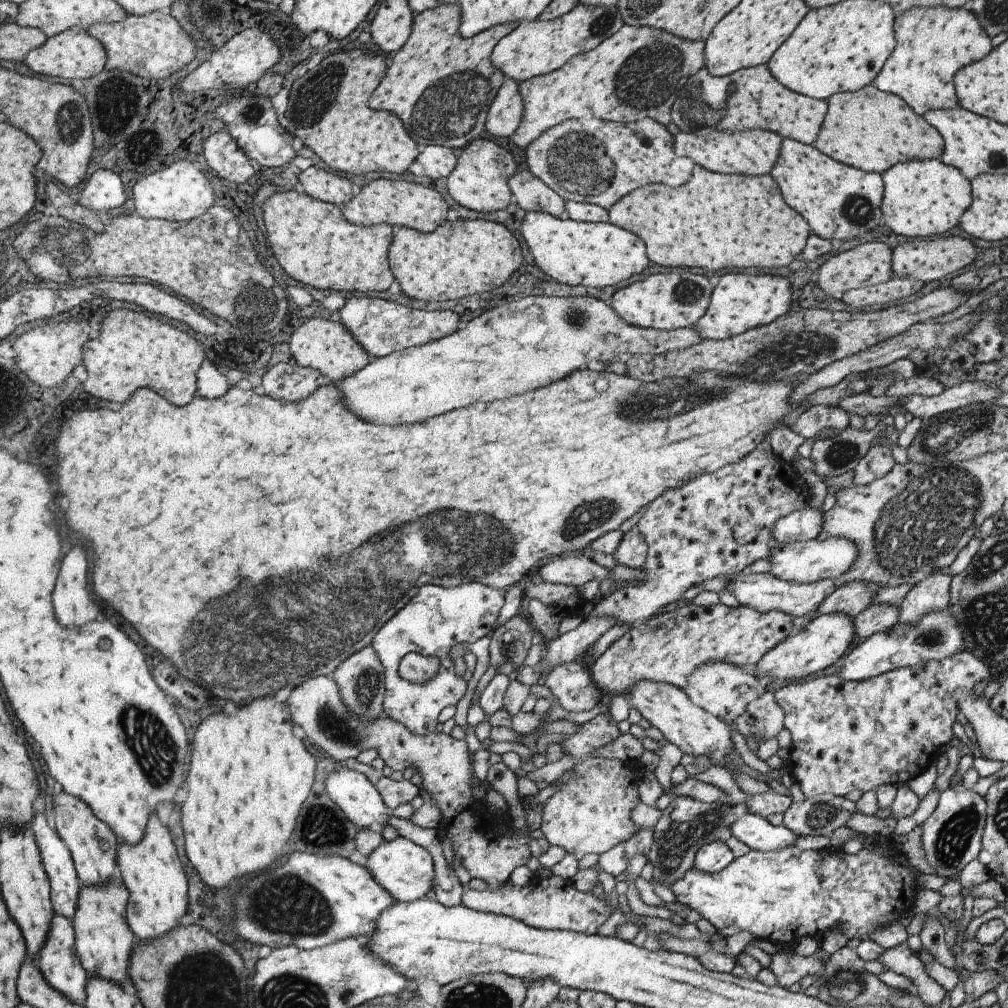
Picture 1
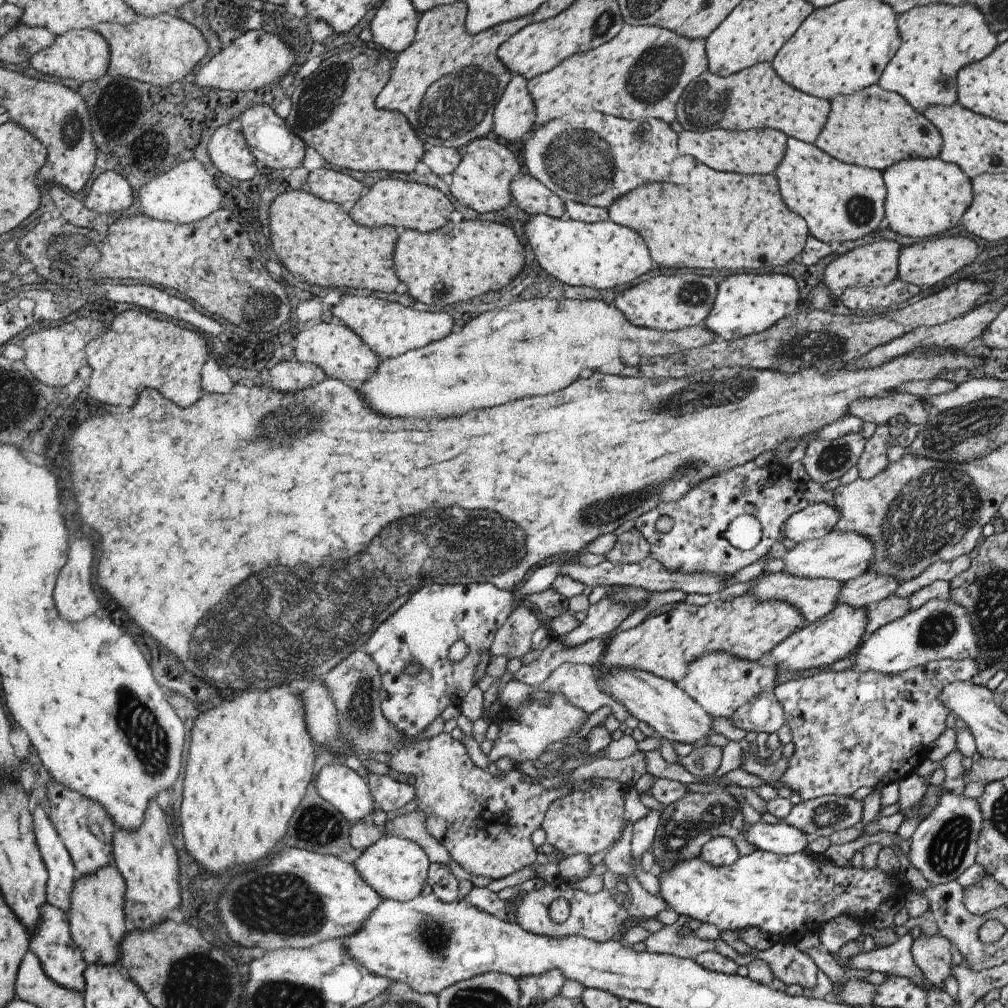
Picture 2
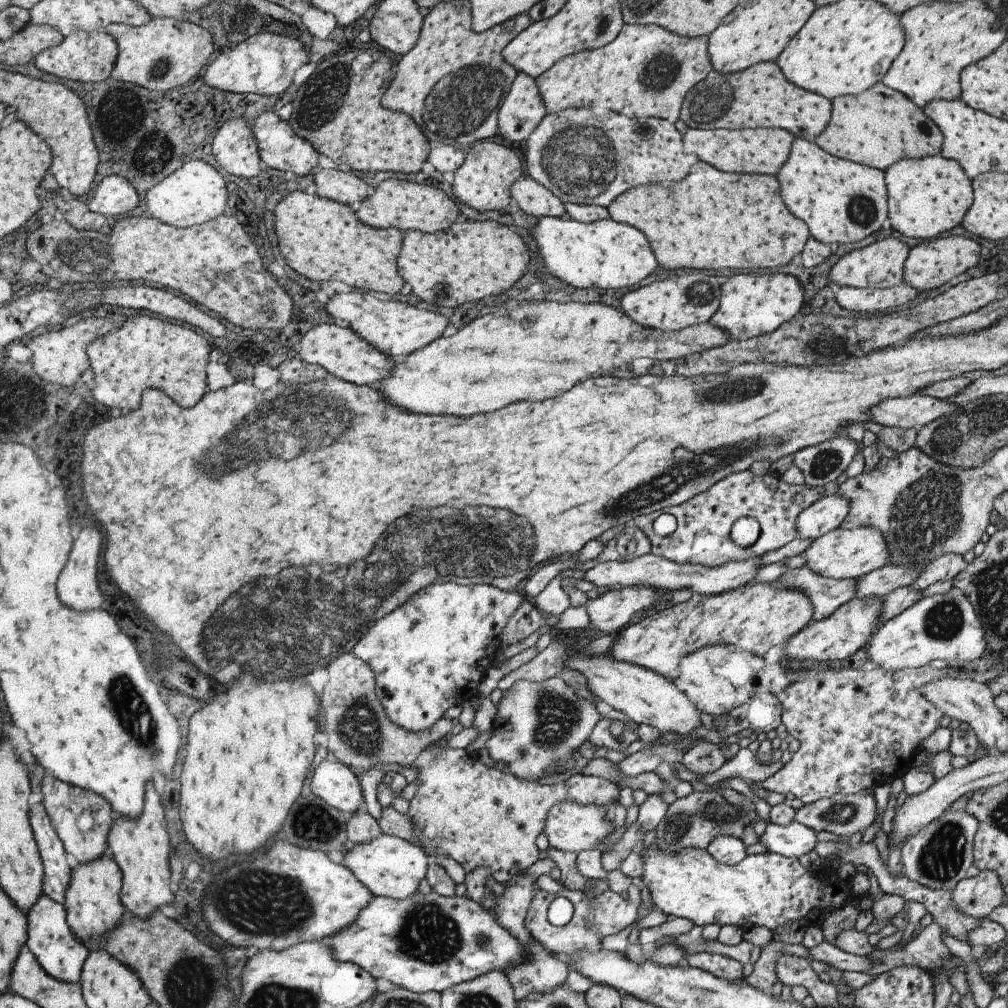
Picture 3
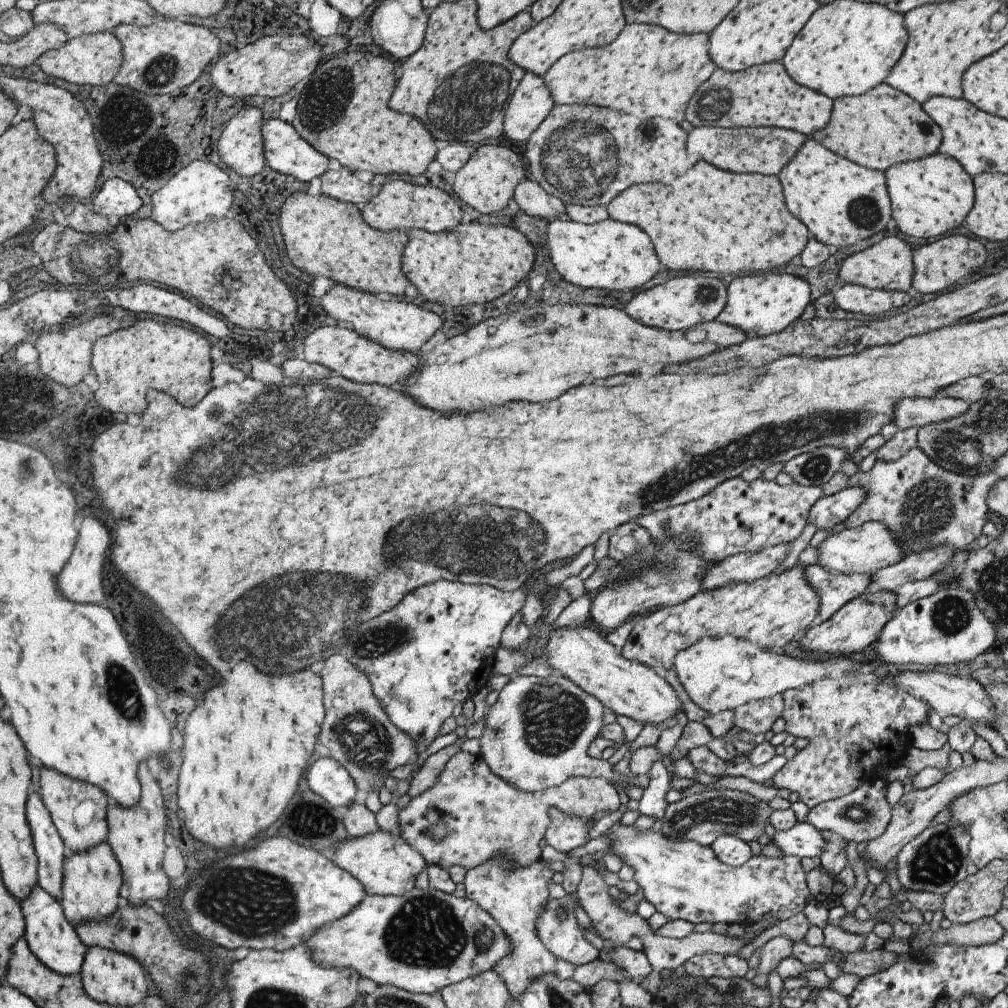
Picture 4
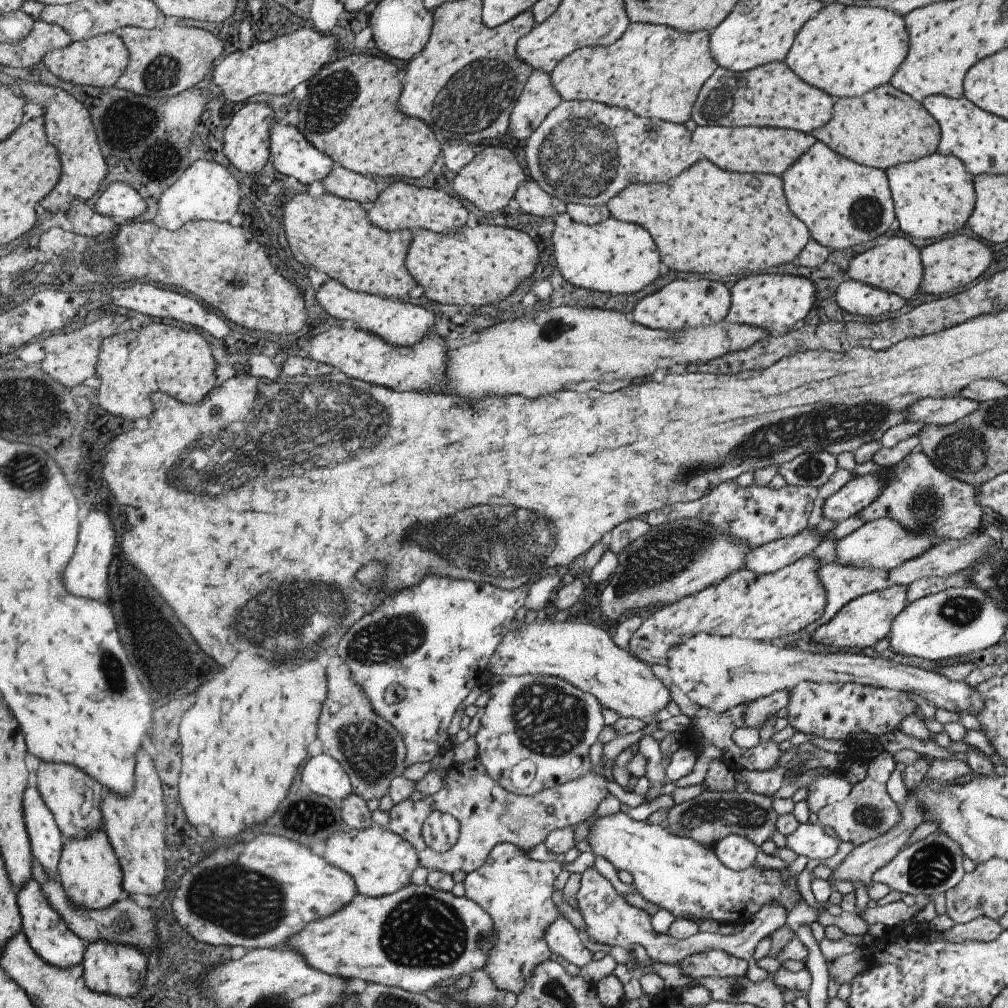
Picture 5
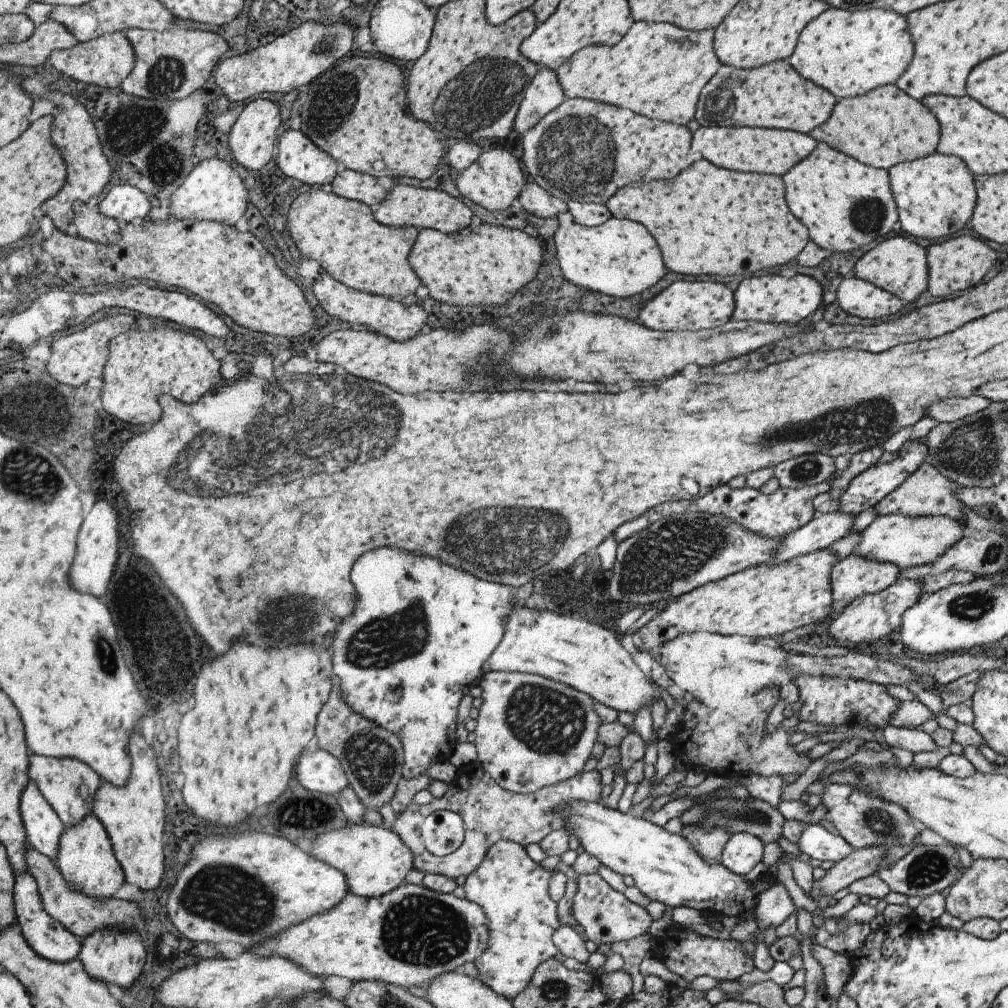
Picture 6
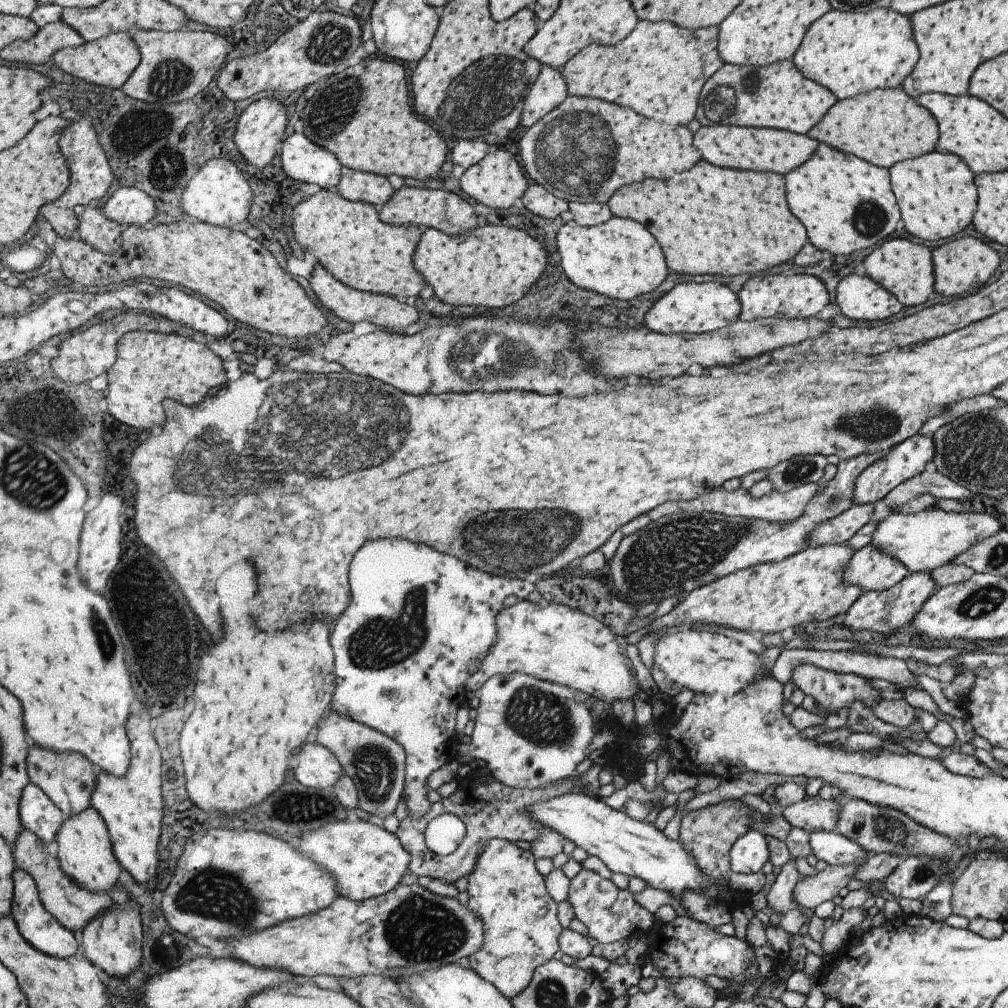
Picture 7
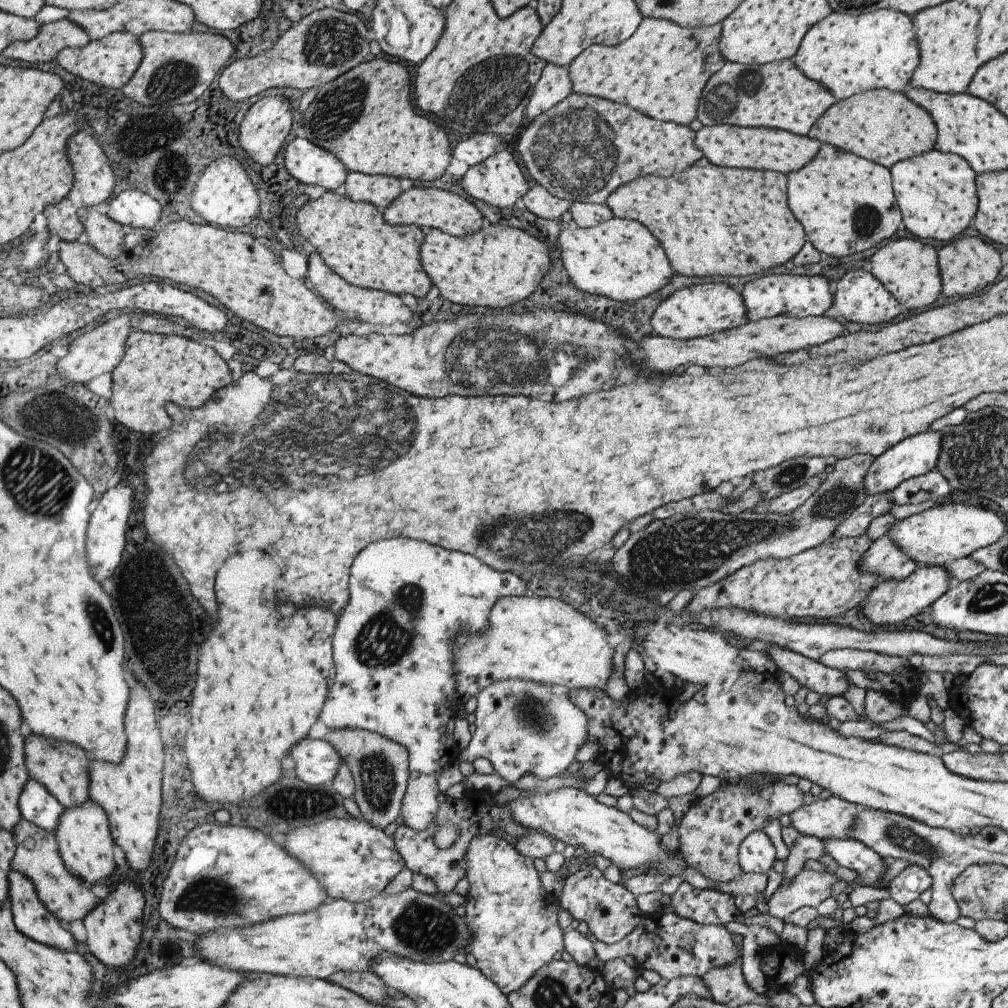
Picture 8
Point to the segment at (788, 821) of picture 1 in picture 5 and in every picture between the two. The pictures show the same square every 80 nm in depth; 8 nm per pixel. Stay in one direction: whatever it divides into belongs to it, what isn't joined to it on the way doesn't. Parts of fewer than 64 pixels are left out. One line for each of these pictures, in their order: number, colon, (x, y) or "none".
2: (821, 816)
3: (843, 815)
4: (853, 817)
5: (867, 812)

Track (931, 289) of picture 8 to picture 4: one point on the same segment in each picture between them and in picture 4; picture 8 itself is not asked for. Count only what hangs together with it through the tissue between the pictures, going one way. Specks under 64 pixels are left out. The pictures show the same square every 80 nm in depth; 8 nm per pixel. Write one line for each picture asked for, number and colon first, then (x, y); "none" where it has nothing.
4: (887, 264)
5: (894, 266)
6: (896, 265)
7: (903, 268)

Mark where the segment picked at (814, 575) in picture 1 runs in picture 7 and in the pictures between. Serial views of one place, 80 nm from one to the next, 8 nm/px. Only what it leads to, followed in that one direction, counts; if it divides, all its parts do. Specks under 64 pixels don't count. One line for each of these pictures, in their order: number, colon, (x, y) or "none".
2: (840, 556)
3: (841, 554)
4: (864, 549)
5: (879, 543)
6: (907, 542)
7: (922, 541)

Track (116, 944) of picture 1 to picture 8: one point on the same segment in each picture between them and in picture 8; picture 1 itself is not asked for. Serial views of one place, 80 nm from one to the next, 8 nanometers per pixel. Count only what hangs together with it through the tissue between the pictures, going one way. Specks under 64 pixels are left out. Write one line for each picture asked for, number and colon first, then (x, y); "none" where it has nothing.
2: (99, 924)
3: (94, 904)
4: (93, 882)
5: (91, 872)
6: (86, 856)
7: (84, 848)
8: (84, 833)

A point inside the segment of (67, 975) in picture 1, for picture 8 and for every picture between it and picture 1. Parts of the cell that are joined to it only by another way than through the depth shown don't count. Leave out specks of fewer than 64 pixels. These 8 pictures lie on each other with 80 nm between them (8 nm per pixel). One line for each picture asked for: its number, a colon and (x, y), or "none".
2: (53, 943)
3: (62, 954)
4: (53, 939)
5: (49, 935)
6: (48, 937)
7: (37, 924)
8: (32, 918)

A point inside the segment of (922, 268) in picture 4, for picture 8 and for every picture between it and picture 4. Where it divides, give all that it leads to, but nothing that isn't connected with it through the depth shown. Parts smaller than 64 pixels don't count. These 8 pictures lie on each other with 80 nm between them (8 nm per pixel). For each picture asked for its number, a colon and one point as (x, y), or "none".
5: (952, 262)
6: (960, 262)
7: (962, 265)
8: (968, 265)

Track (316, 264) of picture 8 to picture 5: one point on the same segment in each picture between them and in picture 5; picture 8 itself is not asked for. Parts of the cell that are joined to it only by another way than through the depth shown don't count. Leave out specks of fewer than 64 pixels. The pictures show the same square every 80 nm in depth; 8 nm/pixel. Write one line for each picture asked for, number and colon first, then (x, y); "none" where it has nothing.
5: (401, 324)
6: (401, 322)
7: (353, 305)

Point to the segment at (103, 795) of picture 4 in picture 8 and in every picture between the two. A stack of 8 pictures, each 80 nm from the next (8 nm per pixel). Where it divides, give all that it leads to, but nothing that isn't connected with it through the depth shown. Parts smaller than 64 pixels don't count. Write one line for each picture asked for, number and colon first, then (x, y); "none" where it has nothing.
5: (74, 796)
6: (69, 784)
7: (68, 778)
8: (65, 769)

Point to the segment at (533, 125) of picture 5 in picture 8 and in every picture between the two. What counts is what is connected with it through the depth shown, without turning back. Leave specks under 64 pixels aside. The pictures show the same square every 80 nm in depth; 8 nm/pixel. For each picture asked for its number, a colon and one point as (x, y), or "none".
6: (545, 93)
7: (549, 90)
8: (554, 85)

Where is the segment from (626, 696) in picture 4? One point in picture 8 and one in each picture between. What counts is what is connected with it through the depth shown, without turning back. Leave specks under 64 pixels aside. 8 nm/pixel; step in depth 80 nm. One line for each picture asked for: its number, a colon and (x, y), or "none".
5: (586, 656)
6: (559, 645)
7: (553, 643)
8: (543, 640)

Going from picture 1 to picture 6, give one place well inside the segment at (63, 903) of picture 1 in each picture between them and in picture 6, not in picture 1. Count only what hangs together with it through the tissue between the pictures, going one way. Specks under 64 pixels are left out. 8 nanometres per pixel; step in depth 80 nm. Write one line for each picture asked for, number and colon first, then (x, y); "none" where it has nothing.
2: (63, 875)
3: (57, 863)
4: (52, 851)
5: (47, 839)
6: (45, 828)

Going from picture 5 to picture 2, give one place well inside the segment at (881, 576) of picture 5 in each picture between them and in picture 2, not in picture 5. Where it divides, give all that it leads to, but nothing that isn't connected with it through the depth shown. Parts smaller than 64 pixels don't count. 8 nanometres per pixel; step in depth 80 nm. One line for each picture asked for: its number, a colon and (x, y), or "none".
2: (813, 598)
3: (825, 595)
4: (833, 590)

